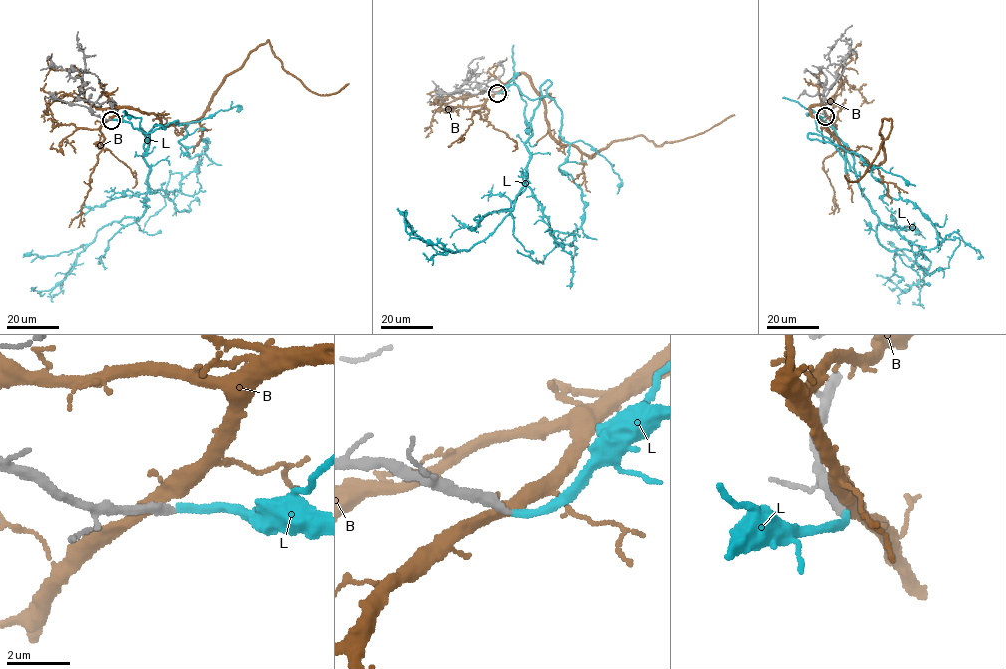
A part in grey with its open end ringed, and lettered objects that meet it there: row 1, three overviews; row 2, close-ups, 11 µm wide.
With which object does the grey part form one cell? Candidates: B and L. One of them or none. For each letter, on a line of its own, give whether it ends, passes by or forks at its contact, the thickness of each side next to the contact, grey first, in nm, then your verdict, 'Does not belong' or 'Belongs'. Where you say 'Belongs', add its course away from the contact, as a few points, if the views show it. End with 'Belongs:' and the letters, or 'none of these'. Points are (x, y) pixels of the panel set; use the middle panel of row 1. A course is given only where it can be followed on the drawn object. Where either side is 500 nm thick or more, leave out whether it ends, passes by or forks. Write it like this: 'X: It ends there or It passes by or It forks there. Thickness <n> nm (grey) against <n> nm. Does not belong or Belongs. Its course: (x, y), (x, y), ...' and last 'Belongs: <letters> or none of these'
B: It forks there. Thickness 360 nm (grey) against 340 nm. Does not belong
L: It ends there. Thickness 320 nm (grey) against 240 nm. Belongs. Its course: (497, 93), (513, 80), (532, 132), (514, 209), (470, 250), (452, 253), (411, 237), (404, 211)
Belongs: L

